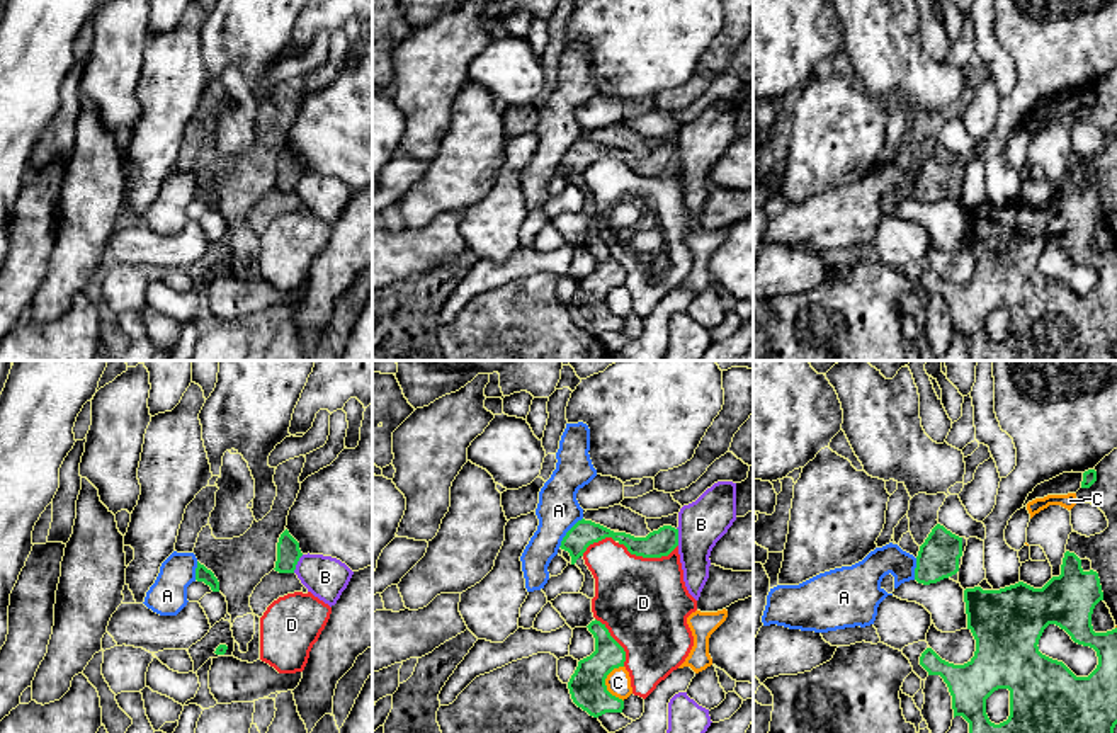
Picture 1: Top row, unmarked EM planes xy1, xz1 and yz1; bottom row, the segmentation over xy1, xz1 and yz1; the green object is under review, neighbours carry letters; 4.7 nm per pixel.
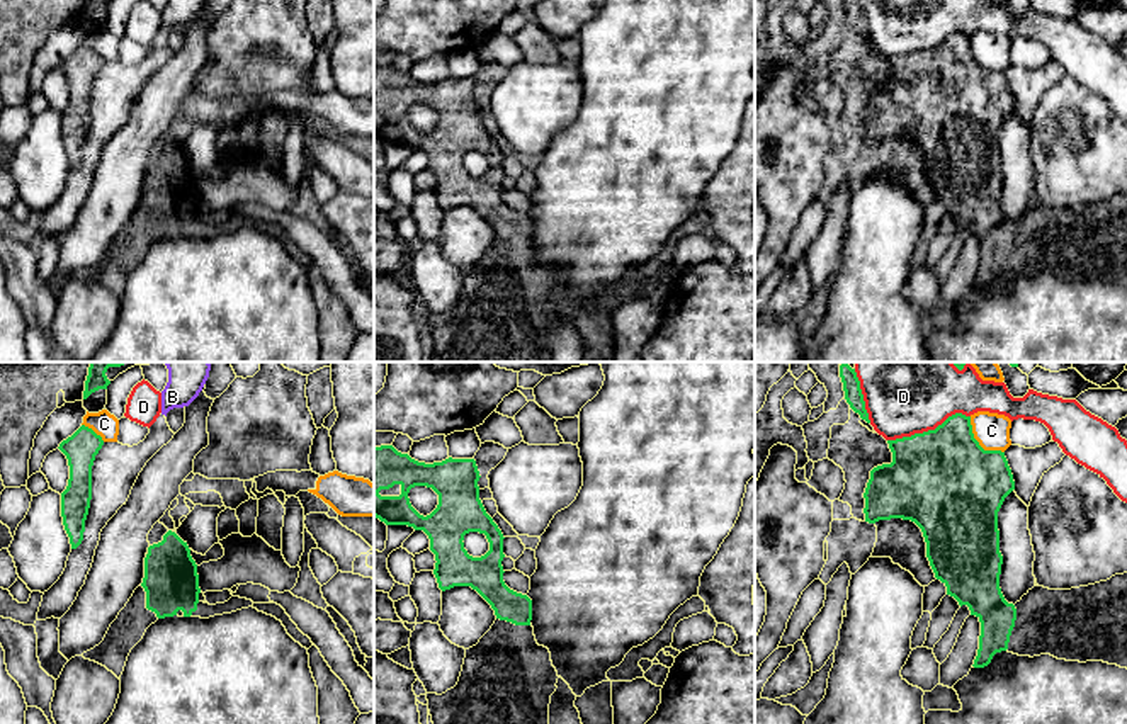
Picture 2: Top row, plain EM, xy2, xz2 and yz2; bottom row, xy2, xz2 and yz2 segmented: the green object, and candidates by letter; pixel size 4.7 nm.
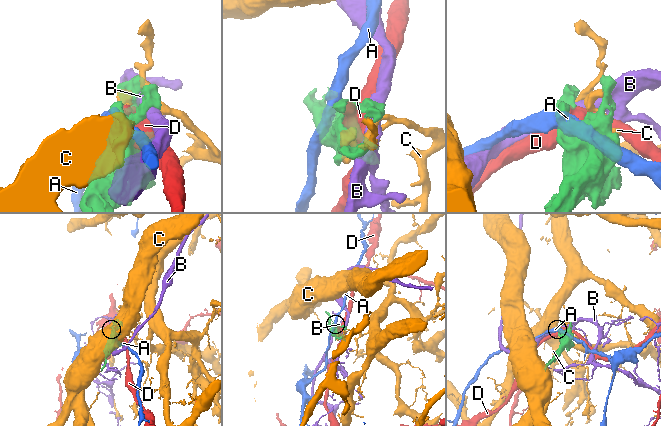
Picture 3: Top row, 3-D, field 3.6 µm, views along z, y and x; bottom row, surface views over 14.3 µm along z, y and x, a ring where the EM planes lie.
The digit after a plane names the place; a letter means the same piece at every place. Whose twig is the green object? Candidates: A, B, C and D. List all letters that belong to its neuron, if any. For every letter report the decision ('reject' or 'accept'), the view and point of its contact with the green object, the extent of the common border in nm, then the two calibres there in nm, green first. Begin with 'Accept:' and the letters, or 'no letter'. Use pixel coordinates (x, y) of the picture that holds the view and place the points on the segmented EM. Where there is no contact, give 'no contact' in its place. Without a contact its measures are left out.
Accept: no letter
A: reject; contact xz1 (567, 533); length 180 nm; calibres 120 and 200 nm
B: reject; contact xy1 (296, 563); length 100 nm; calibres 110 and 200 nm
C: reject; contact yz2 (978, 442); length 240 nm; calibres 480 and 170 nm
D: reject; contact yz2 (928, 430); length 420 nm; calibres 480 and 460 nm

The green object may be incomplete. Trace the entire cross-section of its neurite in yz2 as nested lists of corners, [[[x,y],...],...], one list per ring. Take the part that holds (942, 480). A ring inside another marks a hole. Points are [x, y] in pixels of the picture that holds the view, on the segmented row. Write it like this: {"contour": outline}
{"contour": [[[955,413],[935,430],[887,440],[892,462],[870,471],[865,522],[903,518],[915,522],[926,542],[926,557],[947,595],[967,605],[981,622],[974,668],[1008,651],[1018,656],[1051,654],[1066,661],[1103,661],[1127,668],[1127,573],[1071,590],[1034,586],[1020,602],[1008,603],[1000,588],[998,512],[1015,489],[1005,452],[984,450],[974,438],[971,416]]]}

